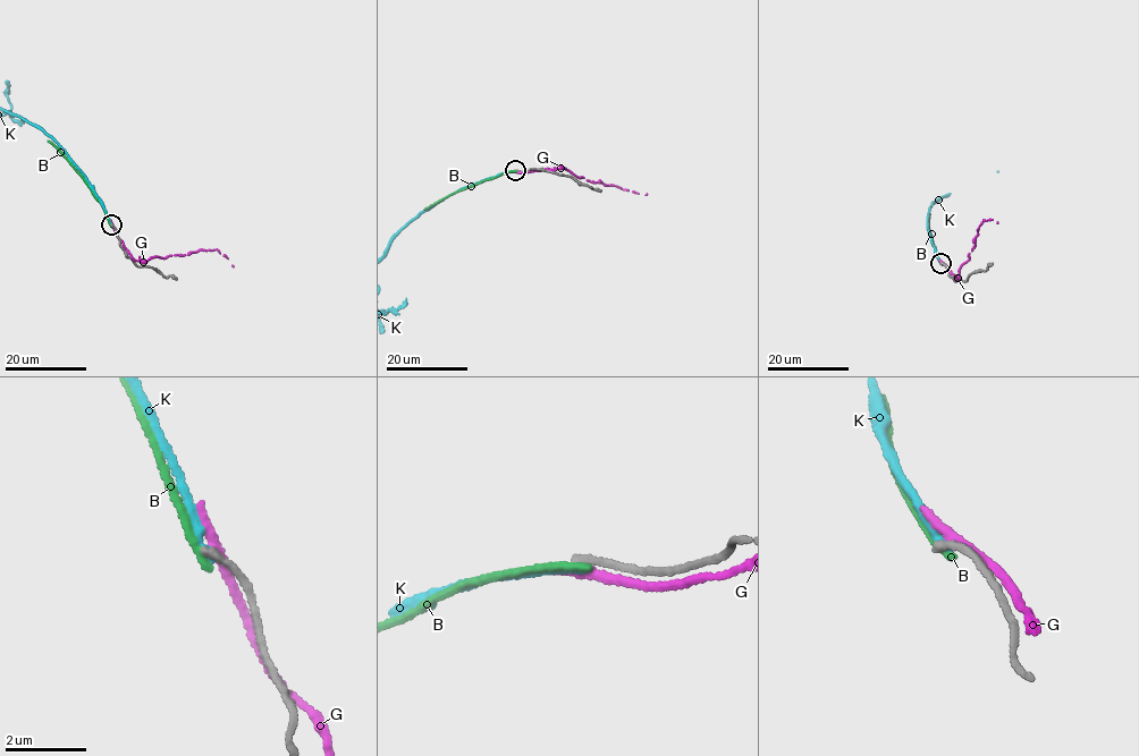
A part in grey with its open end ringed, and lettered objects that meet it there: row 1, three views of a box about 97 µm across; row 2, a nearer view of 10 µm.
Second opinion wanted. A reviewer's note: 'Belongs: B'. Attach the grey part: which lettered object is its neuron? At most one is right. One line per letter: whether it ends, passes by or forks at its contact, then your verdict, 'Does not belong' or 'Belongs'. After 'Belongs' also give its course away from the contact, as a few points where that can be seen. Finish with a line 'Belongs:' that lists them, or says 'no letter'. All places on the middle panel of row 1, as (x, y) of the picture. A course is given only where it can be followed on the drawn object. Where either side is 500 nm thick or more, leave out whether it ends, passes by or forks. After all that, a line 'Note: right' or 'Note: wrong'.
B: It ends there. Does not belong
G: It passes by. Does not belong
K: It ends there. Does not belong
Belongs: no letter
Note: wrong

